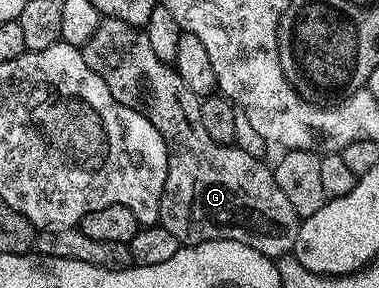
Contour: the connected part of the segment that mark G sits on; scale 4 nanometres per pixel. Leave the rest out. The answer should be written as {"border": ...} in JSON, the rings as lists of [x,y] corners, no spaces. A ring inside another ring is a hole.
{"border":[[[103,17],[98,23],[96,32],[92,32],[92,36],[87,40],[85,46],[81,47],[81,52],[88,68],[92,68],[92,72],[96,72],[96,76],[100,76],[100,80],[104,80],[104,84],[108,84],[108,92],[112,92],[115,100],[136,112],[140,112],[150,121],[152,128],[156,128],[156,132],[160,132],[160,136],[164,136],[164,144],[168,152],[168,176],[164,180],[164,192],[160,196],[158,220],[161,226],[168,228],[168,232],[172,232],[172,236],[178,238],[179,243],[193,244],[196,242],[211,242],[212,240],[236,240],[240,244],[248,244],[248,248],[256,248],[256,252],[264,252],[264,256],[275,260],[289,255],[293,251],[290,249],[298,242],[300,219],[296,208],[292,208],[292,204],[288,204],[284,192],[280,192],[280,184],[276,184],[273,169],[269,165],[265,166],[265,161],[262,158],[244,152],[237,144],[221,146],[216,140],[212,140],[212,136],[208,136],[208,131],[204,128],[204,120],[200,120],[202,104],[199,95],[194,94],[192,88],[188,88],[188,84],[184,84],[184,80],[180,80],[177,70],[171,63],[160,60],[160,56],[156,56],[152,44],[148,44],[145,29],[128,24],[119,18]]]}

